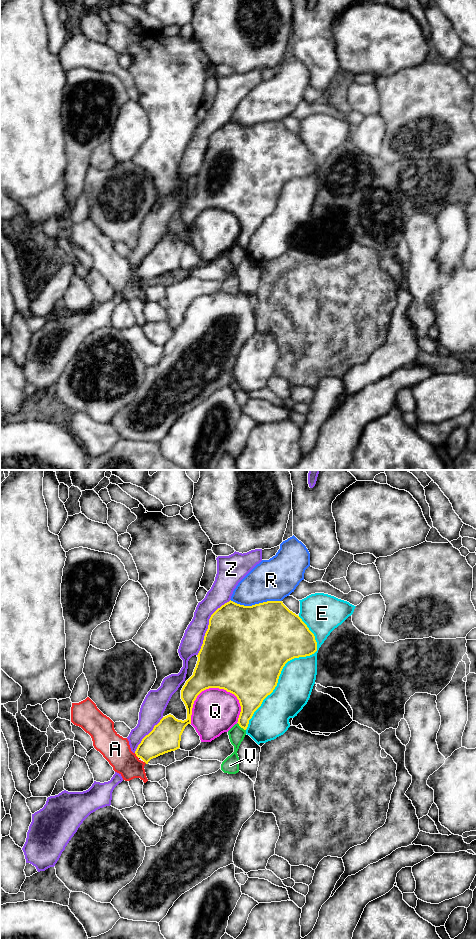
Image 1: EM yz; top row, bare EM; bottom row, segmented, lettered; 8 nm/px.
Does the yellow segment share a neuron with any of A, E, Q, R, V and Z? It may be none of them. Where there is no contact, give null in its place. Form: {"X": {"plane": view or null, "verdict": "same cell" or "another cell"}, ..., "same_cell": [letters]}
{"A": {"plane": "yz", "verdict": "another cell"}, "E": {"plane": "yz", "verdict": "another cell"}, "Q": {"plane": "yz", "verdict": "another cell"}, "R": {"plane": "yz", "verdict": "another cell"}, "V": {"plane": "yz", "verdict": "another cell"}, "Z": {"plane": "yz", "verdict": "another cell"}, "same_cell": []}

